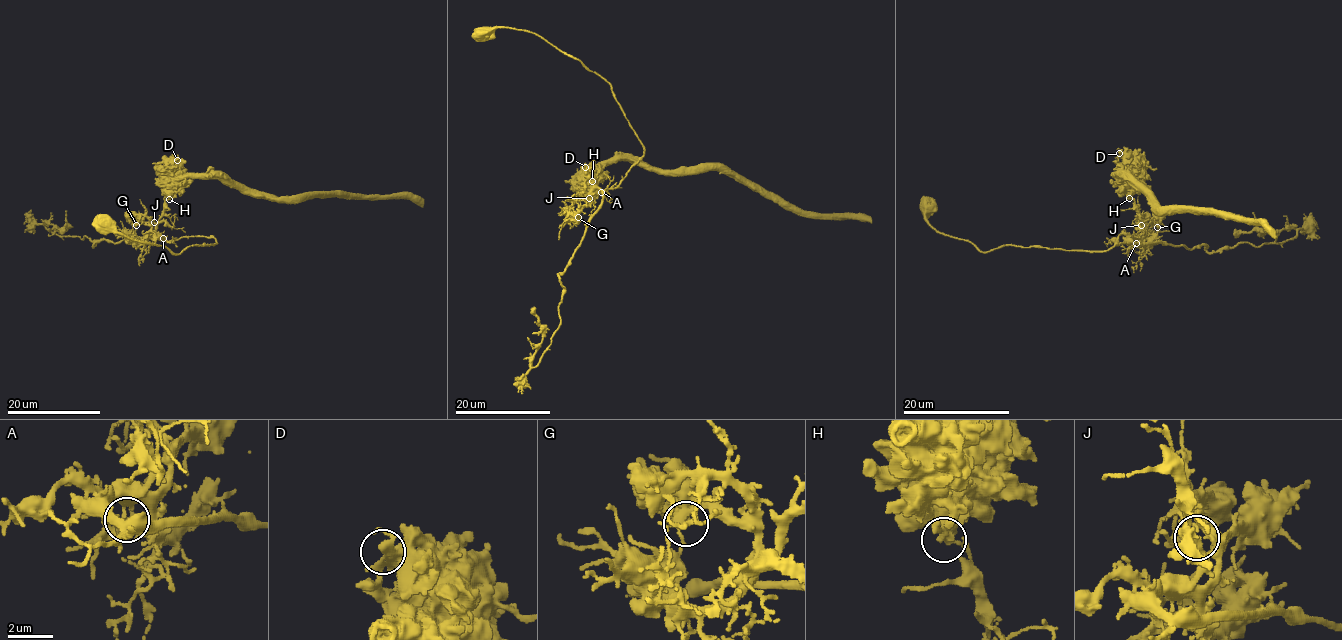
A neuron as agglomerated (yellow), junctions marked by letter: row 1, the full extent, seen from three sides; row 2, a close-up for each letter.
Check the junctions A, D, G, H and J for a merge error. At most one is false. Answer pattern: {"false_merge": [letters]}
{"false_merge": ["H"]}

